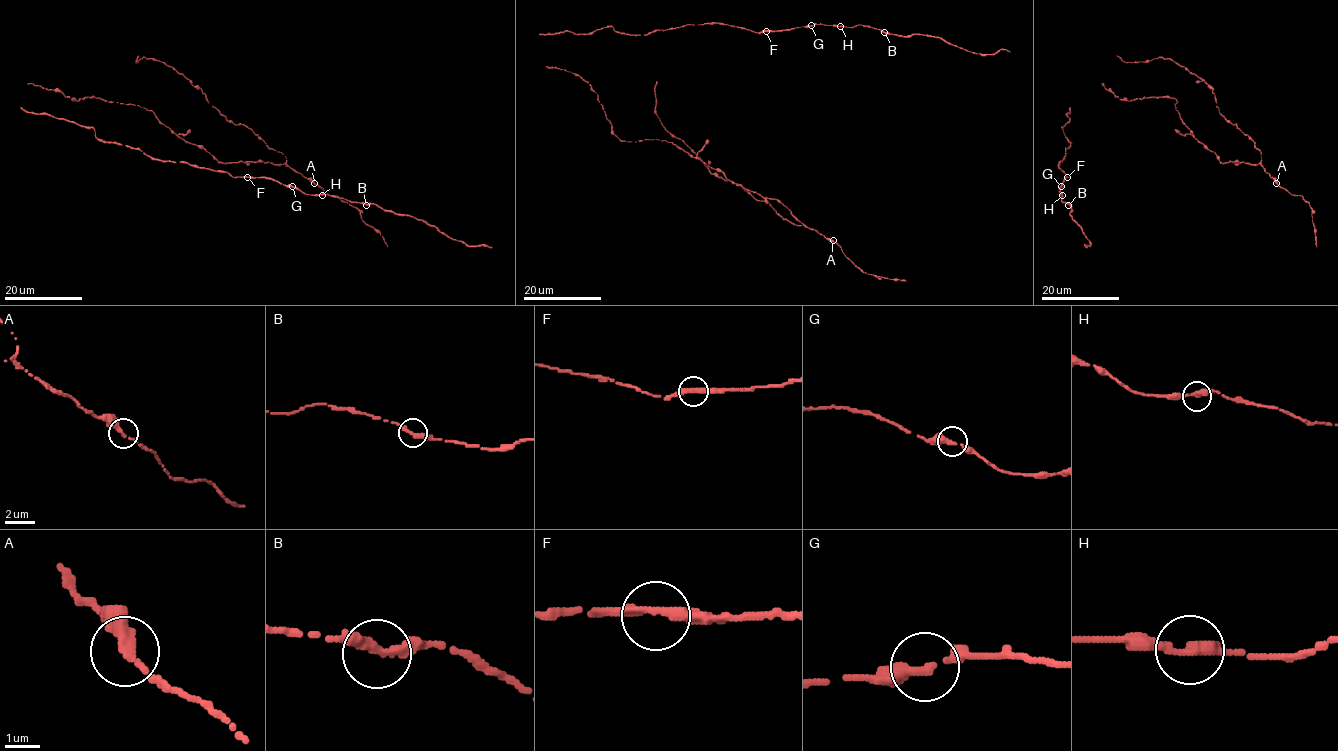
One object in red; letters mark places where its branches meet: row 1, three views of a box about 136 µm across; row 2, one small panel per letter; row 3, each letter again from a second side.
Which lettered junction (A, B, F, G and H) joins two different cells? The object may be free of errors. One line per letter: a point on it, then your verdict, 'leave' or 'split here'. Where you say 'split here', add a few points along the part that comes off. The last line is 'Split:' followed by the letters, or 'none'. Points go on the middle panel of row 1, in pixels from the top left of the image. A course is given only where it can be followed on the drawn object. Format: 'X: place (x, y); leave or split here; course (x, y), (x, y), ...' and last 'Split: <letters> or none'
A: place (833, 240); leave
B: place (884, 32); leave
F: place (766, 31); leave
G: place (811, 25); leave
H: place (840, 26); leave
Split: none

